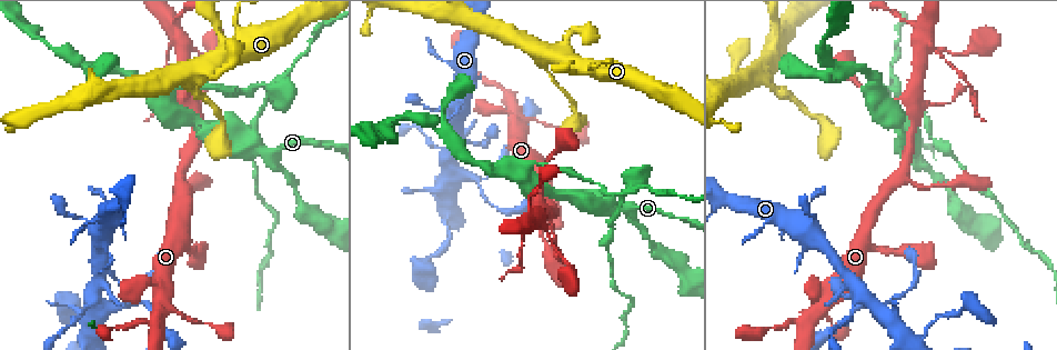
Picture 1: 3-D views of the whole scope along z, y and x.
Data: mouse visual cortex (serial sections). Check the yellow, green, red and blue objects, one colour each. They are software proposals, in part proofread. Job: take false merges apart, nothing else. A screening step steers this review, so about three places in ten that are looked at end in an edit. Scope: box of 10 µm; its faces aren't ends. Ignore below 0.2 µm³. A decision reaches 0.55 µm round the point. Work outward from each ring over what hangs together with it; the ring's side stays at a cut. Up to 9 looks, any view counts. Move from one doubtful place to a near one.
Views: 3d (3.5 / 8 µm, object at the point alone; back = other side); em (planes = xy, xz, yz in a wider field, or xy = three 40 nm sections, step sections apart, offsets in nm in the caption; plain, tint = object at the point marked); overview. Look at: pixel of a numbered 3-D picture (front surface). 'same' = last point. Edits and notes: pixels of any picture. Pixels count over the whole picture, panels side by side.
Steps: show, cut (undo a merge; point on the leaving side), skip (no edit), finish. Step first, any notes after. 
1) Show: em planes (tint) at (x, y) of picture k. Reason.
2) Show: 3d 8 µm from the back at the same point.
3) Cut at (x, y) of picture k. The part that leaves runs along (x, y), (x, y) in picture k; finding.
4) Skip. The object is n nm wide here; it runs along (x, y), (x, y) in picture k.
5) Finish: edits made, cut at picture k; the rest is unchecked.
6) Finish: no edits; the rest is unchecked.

Show: 3d 3.5 µm at (190, 82) of picture 1. Arms part here.

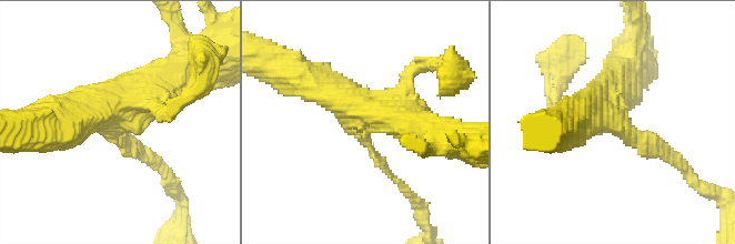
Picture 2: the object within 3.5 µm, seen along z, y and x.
Show: em xy step 5 (plain) at (361, 124) of picture 2.

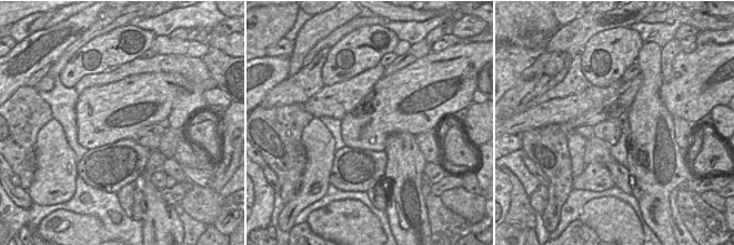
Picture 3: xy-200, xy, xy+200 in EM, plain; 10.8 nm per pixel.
Show: em xy step 5 (tint) at the same point. With the object marked.

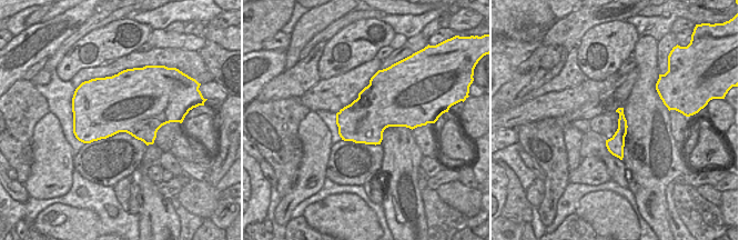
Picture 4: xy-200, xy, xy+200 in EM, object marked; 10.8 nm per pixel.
Skip. It runs along (620, 110), (620, 154) in picture 4; all the same cell.

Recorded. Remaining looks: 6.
Show: 3d 3.5 µm at (885, 303) of picture 1.

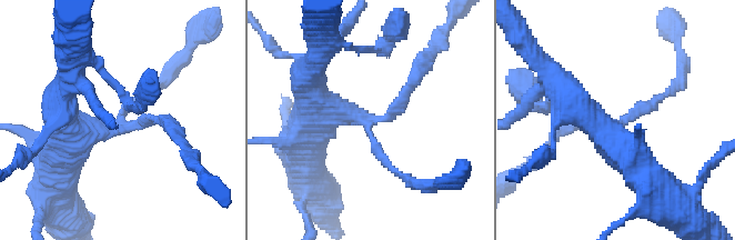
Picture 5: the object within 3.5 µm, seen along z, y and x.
Show: em xy step 1 (tint) at (386, 119) of picture 5.

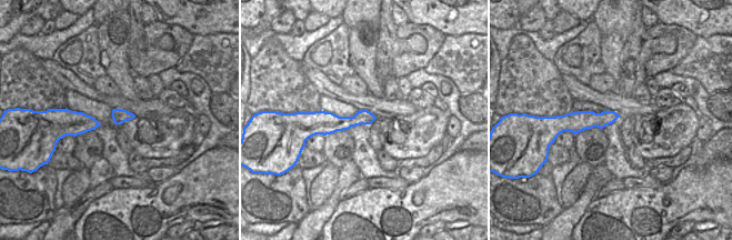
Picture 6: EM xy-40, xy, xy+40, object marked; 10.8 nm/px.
Skip. It runs along (310, 103), (382, 120), (422, 61) in picture 5; continuous, no second cell.

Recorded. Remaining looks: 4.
Show: 3d 3.5 µm at (877, 98) of picture 1. Sudden change in width.

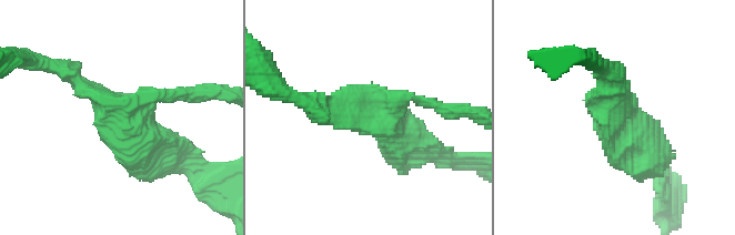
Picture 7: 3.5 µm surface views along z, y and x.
Show: em planes (tint) at (136, 114) of picture 7.

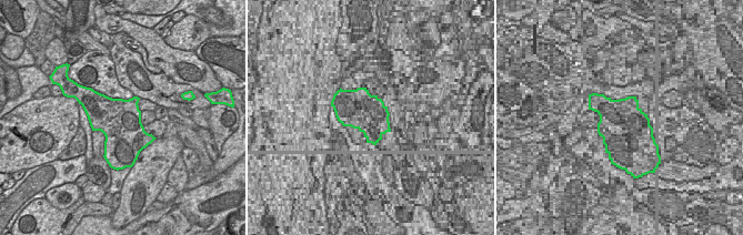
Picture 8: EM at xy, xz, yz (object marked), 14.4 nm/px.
Skip. It runs along (174, 160), (76, 78) in picture 7; one cell here.

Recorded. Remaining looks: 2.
Show: em xy step 3 (tint) at (446, 224) of picture 1. Sharp bend.

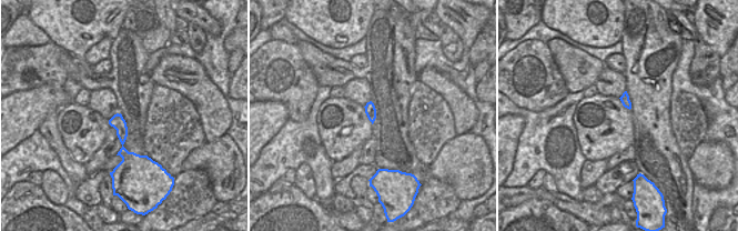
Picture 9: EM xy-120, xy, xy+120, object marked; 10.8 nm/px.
Show: 3d 3.5 µm at the same point. See where the arms go.

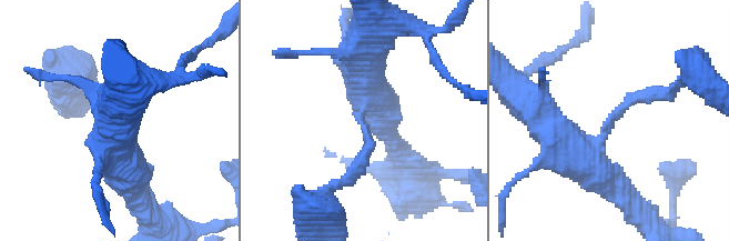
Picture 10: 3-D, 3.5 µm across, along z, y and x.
Skip. 3 arms meet here; it runs along (547, 126), (590, 149), (633, 98), (658, 94) in picture 10; continuous, no second cell.

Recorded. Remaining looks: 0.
Finish: no edits; the rest is unchecked.

